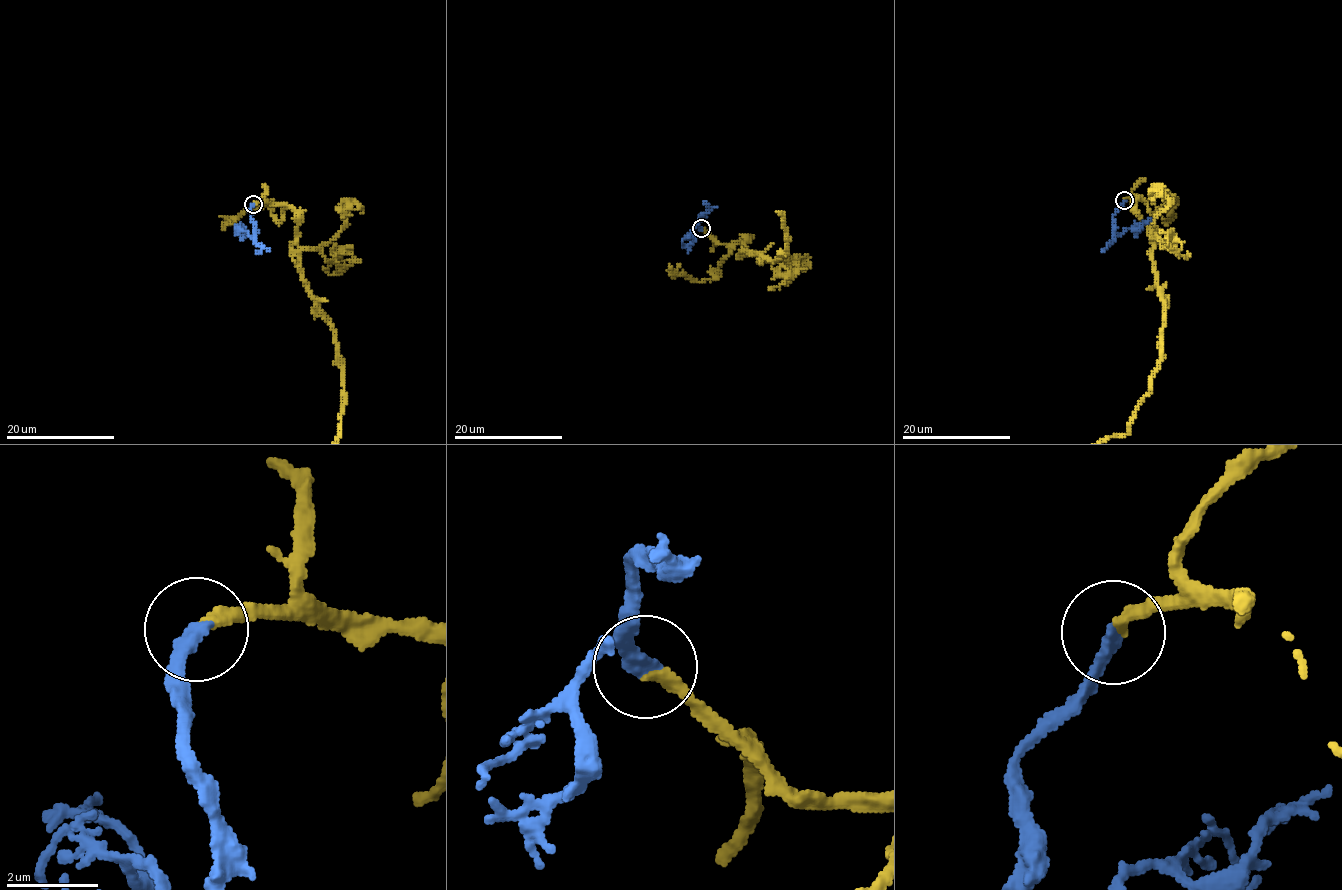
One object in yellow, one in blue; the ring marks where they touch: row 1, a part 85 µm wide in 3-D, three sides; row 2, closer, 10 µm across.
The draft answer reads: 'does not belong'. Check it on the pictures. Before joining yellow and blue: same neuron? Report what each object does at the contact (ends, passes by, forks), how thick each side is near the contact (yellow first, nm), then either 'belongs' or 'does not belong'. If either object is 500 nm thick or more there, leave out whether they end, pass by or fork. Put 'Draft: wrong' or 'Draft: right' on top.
Draft: wrong
yellow ends; blue ends; calibres 280 and 320 nm; belongs

